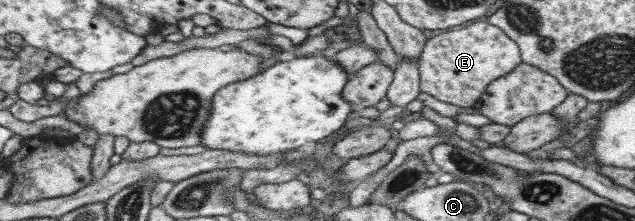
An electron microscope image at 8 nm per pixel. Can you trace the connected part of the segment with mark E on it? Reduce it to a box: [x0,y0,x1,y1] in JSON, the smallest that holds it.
[418,20,522,108]

